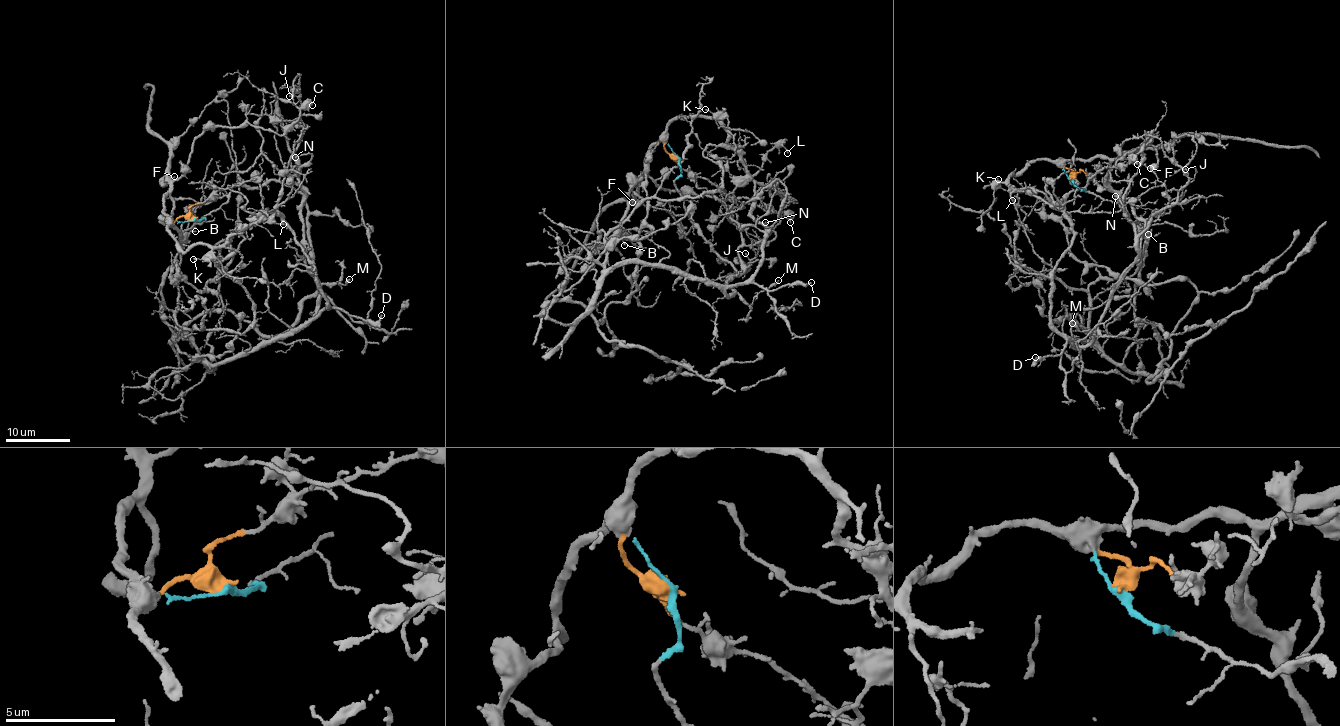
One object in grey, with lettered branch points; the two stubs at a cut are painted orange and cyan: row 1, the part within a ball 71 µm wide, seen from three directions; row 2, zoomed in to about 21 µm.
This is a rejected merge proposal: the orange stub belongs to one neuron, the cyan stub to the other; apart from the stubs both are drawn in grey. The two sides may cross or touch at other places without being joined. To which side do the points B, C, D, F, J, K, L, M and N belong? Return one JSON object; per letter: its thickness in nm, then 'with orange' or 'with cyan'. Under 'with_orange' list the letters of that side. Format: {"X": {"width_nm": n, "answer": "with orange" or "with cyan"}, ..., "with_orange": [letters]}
{"B": {"width_nm": 130, "answer": "with orange"}, "C": {"width_nm": 380, "answer": "with orange"}, "D": {"width_nm": 130, "answer": "with cyan"}, "F": {"width_nm": 110, "answer": "with orange"}, "J": {"width_nm": 100, "answer": "with cyan"}, "K": {"width_nm": 120, "answer": "with orange"}, "L": {"width_nm": 120, "answer": "with orange"}, "M": {"width_nm": 120, "answer": "with cyan"}, "N": {"width_nm": 200, "answer": "with cyan"}, "with_orange": ["B", "C", "F", "K", "L"]}

